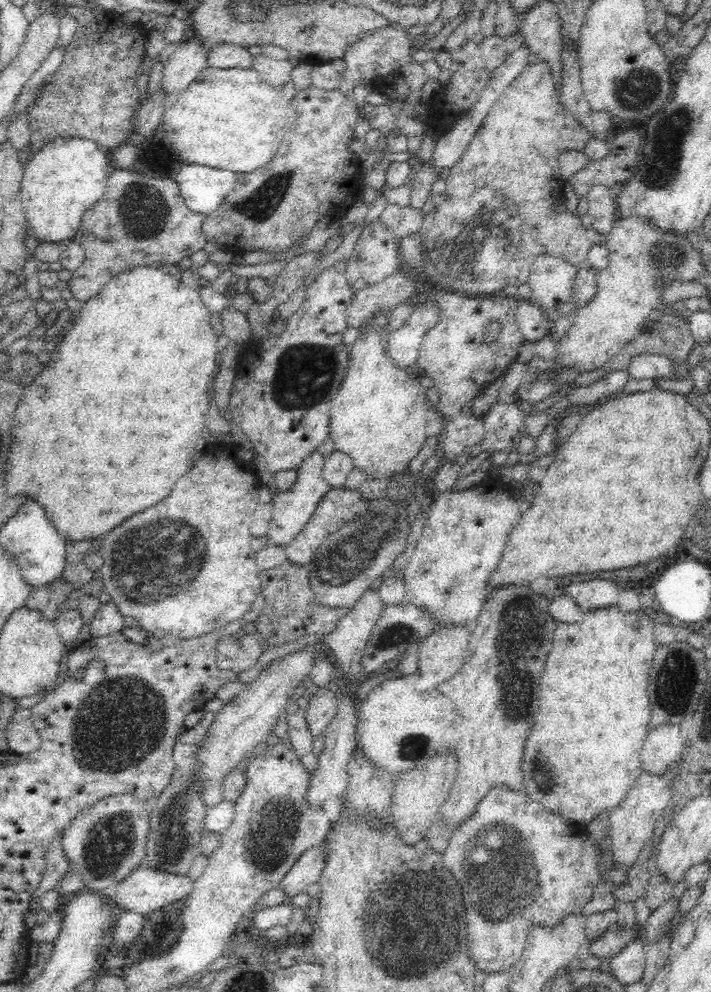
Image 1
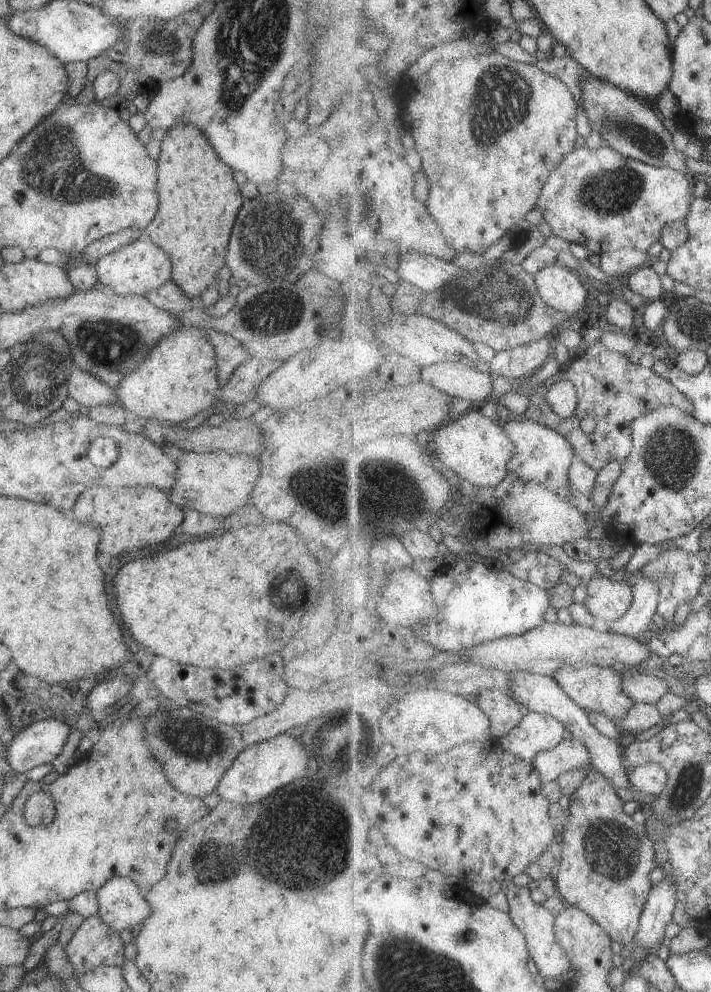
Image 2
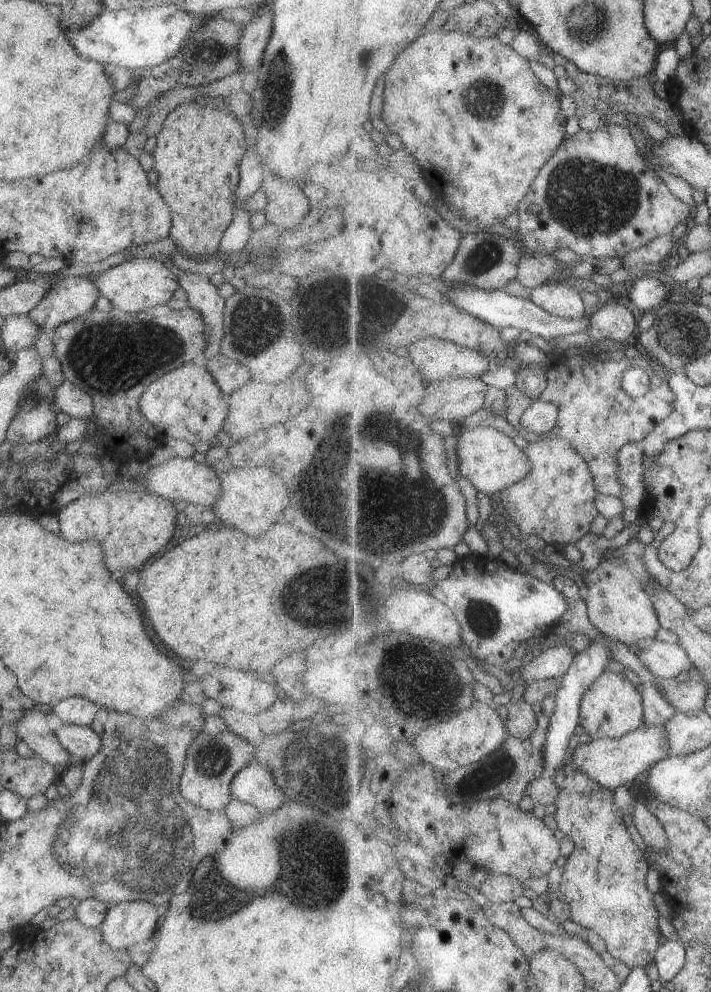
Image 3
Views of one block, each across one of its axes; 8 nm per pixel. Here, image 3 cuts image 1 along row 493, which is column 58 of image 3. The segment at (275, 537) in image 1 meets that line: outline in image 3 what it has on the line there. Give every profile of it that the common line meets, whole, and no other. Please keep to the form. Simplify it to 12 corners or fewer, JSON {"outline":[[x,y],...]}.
{"outline":[[86,277],[51,278],[26,315],[45,332],[94,310]]}

